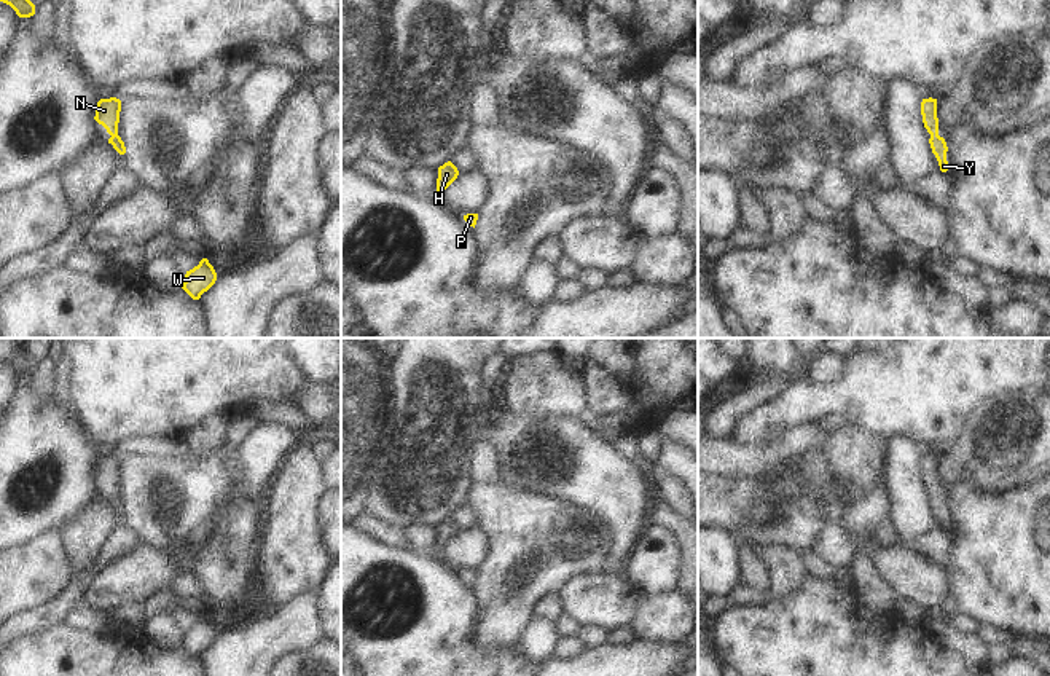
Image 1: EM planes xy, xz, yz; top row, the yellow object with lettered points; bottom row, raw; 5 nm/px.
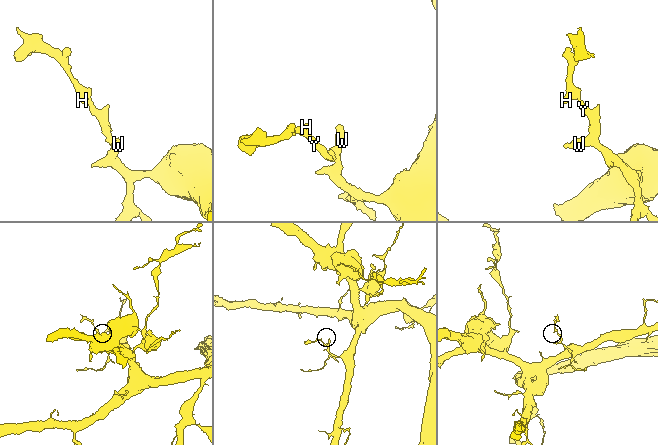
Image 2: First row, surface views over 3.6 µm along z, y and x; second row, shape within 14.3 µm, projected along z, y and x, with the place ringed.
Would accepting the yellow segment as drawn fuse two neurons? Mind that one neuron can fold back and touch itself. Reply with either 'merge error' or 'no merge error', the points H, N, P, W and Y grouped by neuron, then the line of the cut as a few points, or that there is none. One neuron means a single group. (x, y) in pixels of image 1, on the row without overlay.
no merge error; groups H N P W Y; cut none

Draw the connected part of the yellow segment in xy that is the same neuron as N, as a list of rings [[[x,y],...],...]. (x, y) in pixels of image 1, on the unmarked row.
[[[116,454],[100,456],[96,464],[94,477],[102,481],[107,489],[112,493],[108,501],[119,510],[126,510],[124,499],[118,493],[118,480],[119,480],[121,458]]]

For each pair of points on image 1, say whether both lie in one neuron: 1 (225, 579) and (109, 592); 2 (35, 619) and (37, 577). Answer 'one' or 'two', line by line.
1: two
2: two

